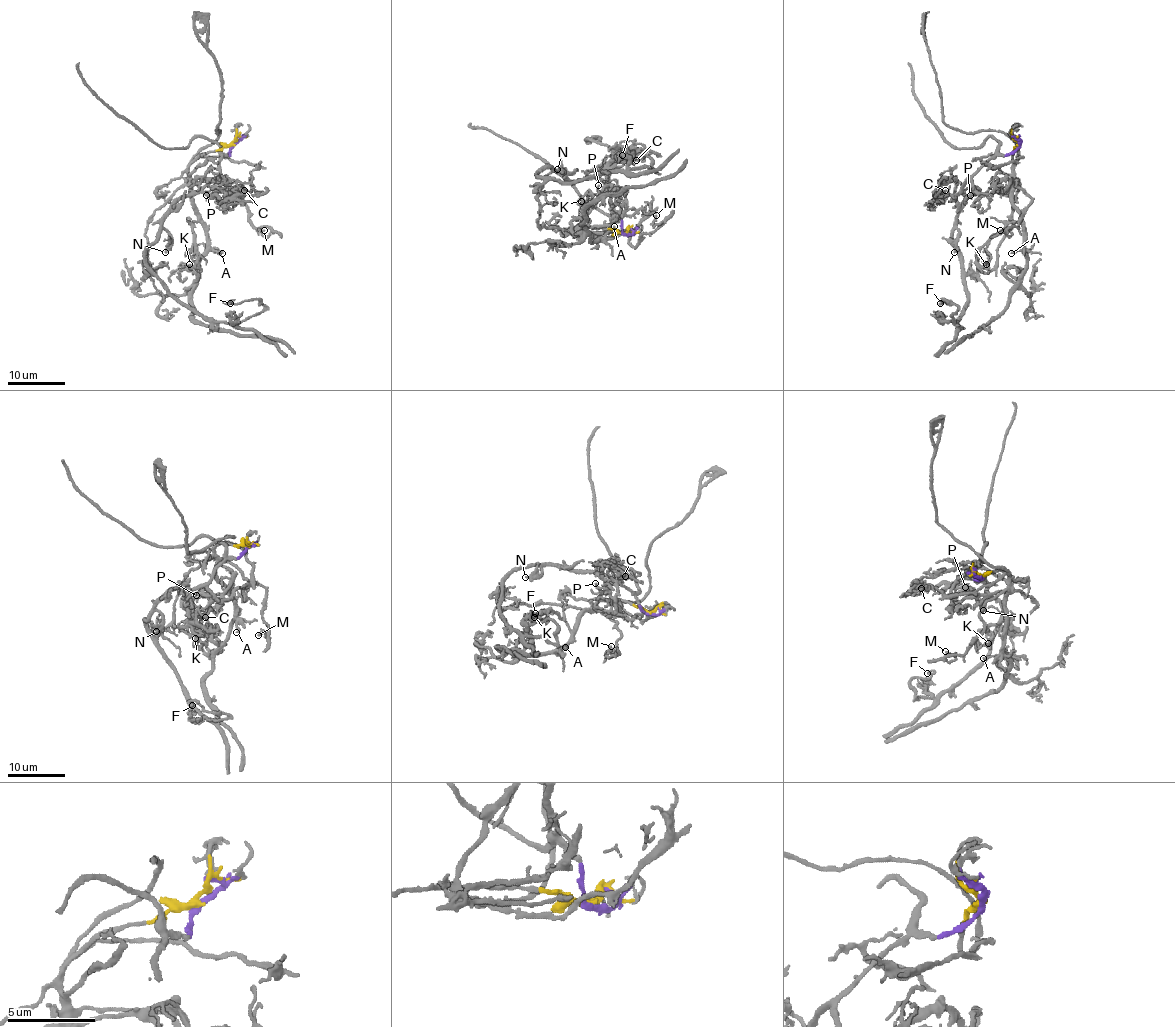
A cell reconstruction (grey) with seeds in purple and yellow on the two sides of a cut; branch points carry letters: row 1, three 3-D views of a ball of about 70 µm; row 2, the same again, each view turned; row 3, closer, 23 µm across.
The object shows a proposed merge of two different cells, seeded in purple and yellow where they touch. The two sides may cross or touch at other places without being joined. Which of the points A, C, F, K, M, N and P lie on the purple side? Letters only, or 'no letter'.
C, F, N, P

